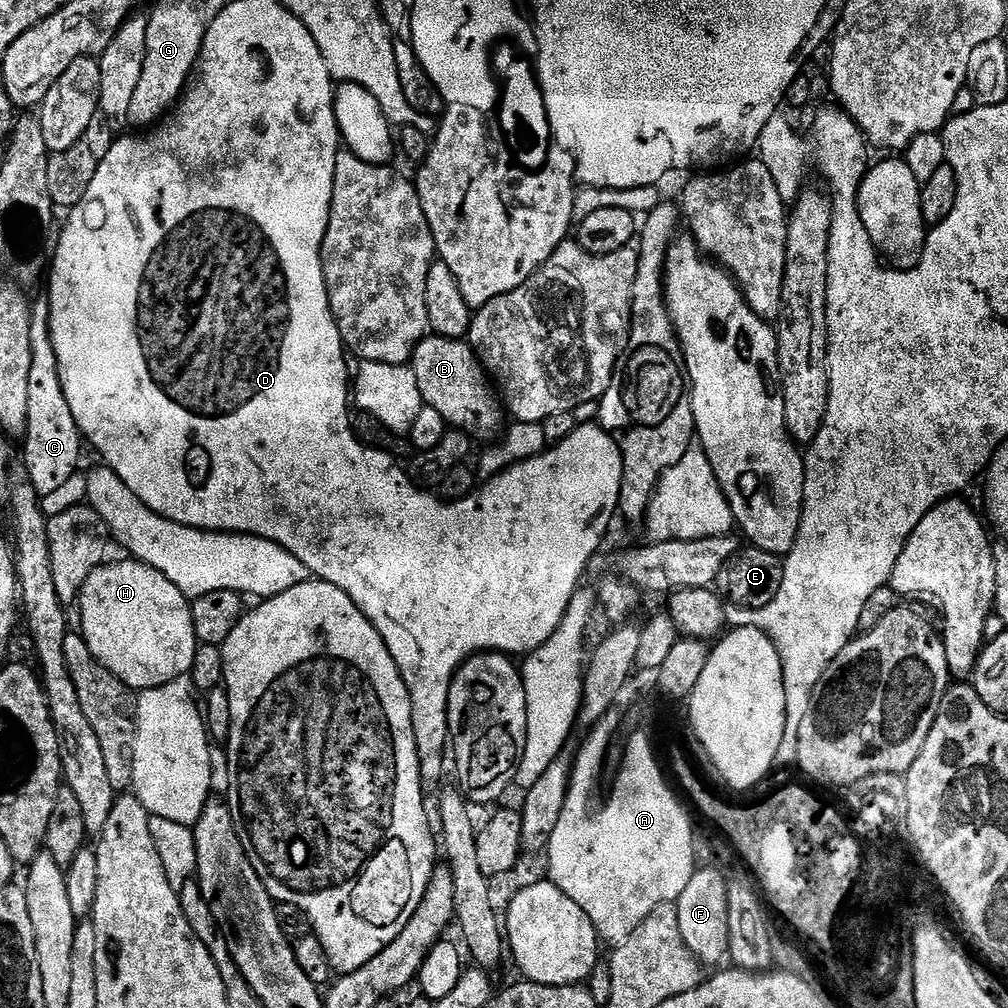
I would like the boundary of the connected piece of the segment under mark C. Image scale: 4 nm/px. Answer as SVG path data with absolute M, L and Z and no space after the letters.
M40 308L40 311L37 309L32 315L30 346L29 407L27 430L22 440L22 461L33 488L43 497L59 489L77 473L82 437L61 388L57 355L54 354L52 335L49 334L49 312L46 308Z

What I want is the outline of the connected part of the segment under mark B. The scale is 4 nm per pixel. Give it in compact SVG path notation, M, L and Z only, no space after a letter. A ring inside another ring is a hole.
M429 334L412 351L410 367L425 405L438 410L438 414L442 414L444 421L453 429L466 433L473 441L488 442L505 427L505 409L480 361L476 359L471 344Z

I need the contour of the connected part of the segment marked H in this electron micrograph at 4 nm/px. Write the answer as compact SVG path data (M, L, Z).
M123 558L117 564L105 562L99 568L94 570L94 574L90 574L90 578L86 578L86 582L80 591L80 599L78 601L78 609L80 608L80 628L84 640L90 646L90 654L94 654L94 658L100 665L110 674L114 674L125 686L133 690L143 690L145 688L160 687L166 683L172 683L179 676L187 676L192 671L192 663L194 662L195 652L198 647L198 641L194 634L194 620L192 618L192 605L189 597L182 594L182 590L178 590L178 586L174 586L174 582L170 582L170 578L166 578L166 574L158 574L158 570L154 570L150 566L146 566L140 560L131 558Z

